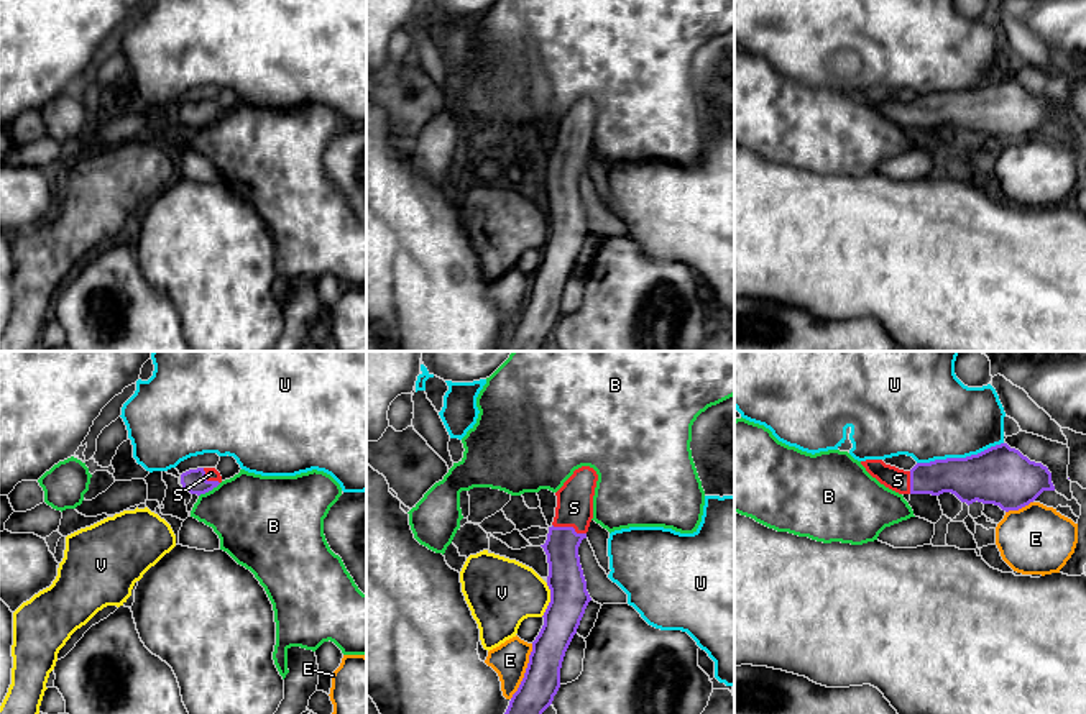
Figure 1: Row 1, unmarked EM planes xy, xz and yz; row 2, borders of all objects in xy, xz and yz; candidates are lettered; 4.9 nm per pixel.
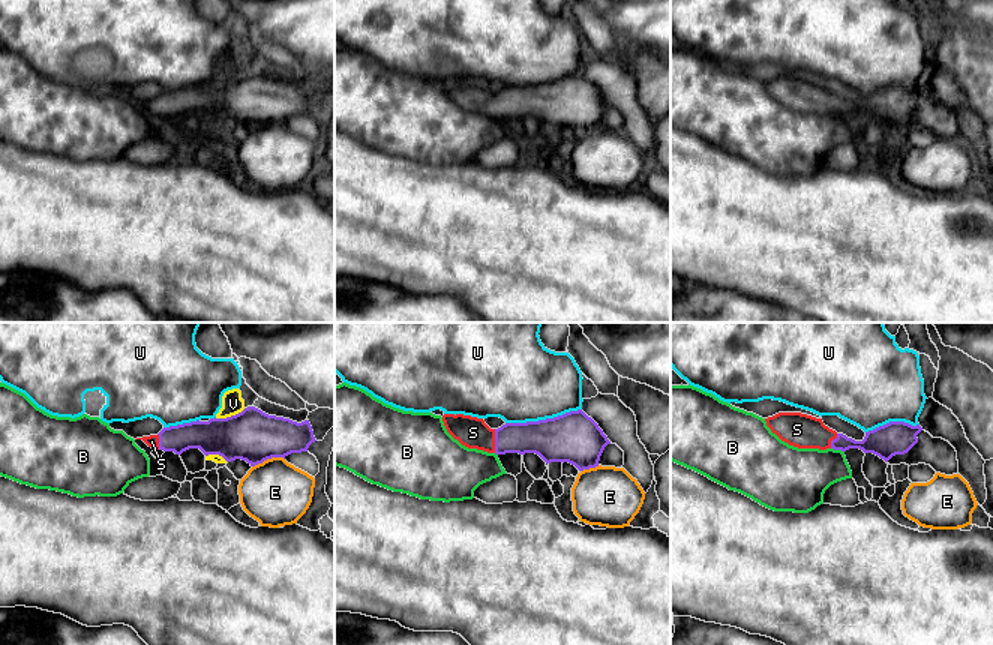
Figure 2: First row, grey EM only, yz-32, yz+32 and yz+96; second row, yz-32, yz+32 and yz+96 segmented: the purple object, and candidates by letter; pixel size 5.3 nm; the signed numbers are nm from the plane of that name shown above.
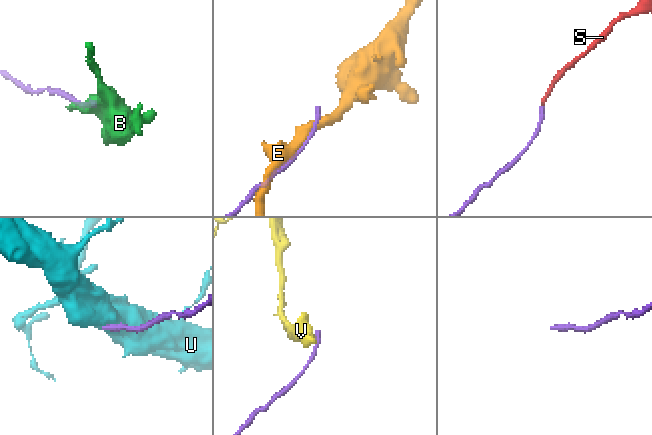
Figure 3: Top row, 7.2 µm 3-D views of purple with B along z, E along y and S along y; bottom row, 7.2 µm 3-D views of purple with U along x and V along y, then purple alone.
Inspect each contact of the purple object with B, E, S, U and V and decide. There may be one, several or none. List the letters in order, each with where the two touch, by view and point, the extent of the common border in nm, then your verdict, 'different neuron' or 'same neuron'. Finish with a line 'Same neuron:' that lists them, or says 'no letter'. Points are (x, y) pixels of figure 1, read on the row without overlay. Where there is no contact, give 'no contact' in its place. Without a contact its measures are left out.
B: xy (209, 122) | 130 nm | different neuron
E: xz (526, 304) | 300 nm | different neuron
S: xz (569, 160) | 180 nm | same neuron
U: yz (960, 91) | 440 nm | different neuron
V: xz (551, 232) | 170 nm | different neuron
Same neuron: S

